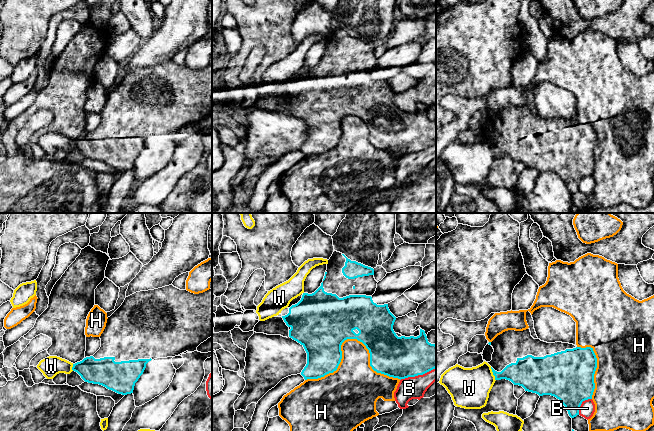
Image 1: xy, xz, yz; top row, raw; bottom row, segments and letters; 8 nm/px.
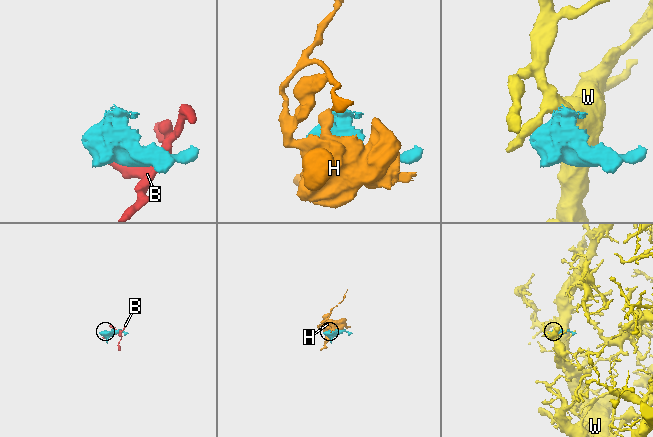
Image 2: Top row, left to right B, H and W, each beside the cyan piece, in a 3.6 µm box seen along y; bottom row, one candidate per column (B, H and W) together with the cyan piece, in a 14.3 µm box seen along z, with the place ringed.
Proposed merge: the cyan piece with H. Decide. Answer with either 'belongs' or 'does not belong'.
does not belong

